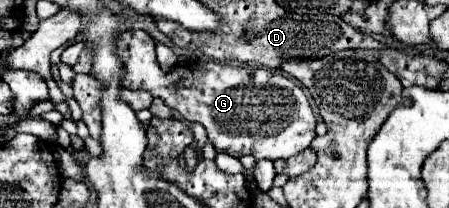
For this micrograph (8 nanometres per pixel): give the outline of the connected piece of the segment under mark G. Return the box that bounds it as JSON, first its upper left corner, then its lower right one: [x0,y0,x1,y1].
[118,29,316,159]

